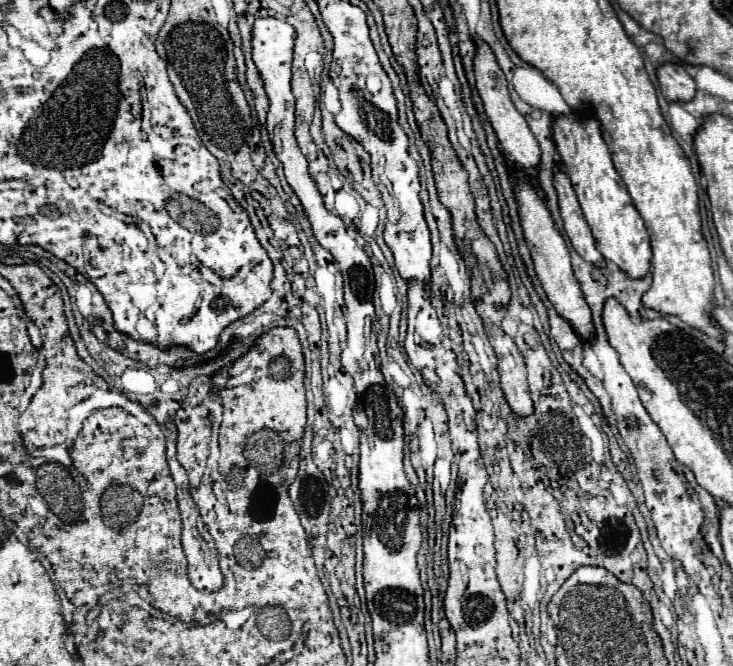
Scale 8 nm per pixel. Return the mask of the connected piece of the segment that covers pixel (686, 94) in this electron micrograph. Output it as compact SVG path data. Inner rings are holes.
M679 64L661 66L657 70L657 78L661 84L661 94L667 102L689 102L697 92L693 78Z

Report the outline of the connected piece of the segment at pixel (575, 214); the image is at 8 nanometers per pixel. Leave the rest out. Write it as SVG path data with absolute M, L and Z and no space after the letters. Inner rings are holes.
M555 170L555 188L559 194L559 210L561 210L561 218L565 224L565 232L571 238L573 248L583 260L599 268L605 268L607 260L595 248L595 238L591 234L591 228L583 218L577 194L563 170Z

